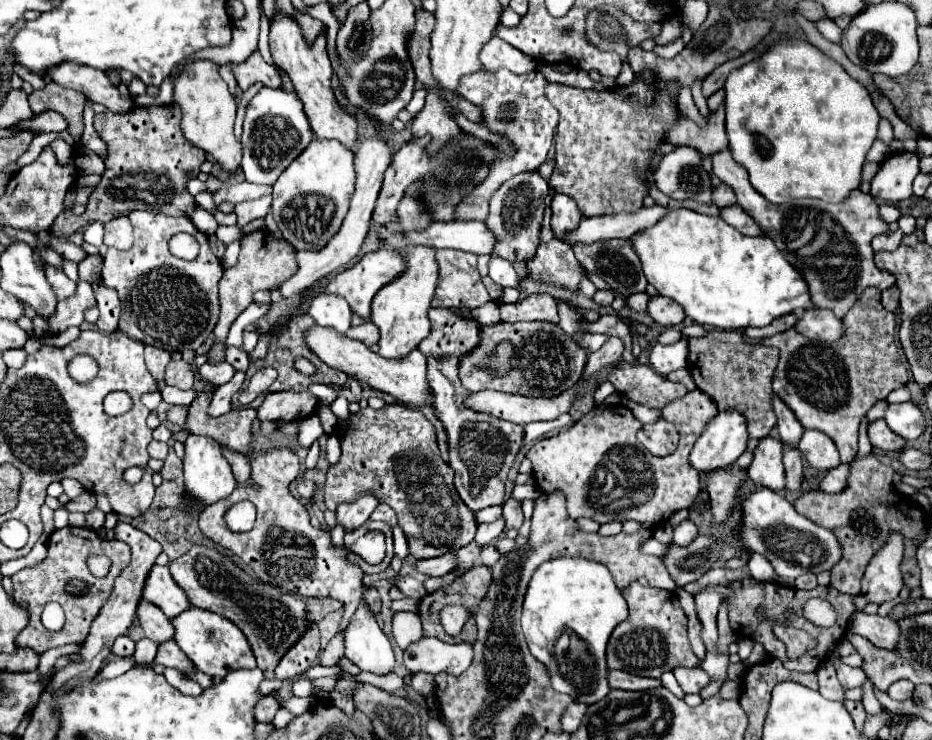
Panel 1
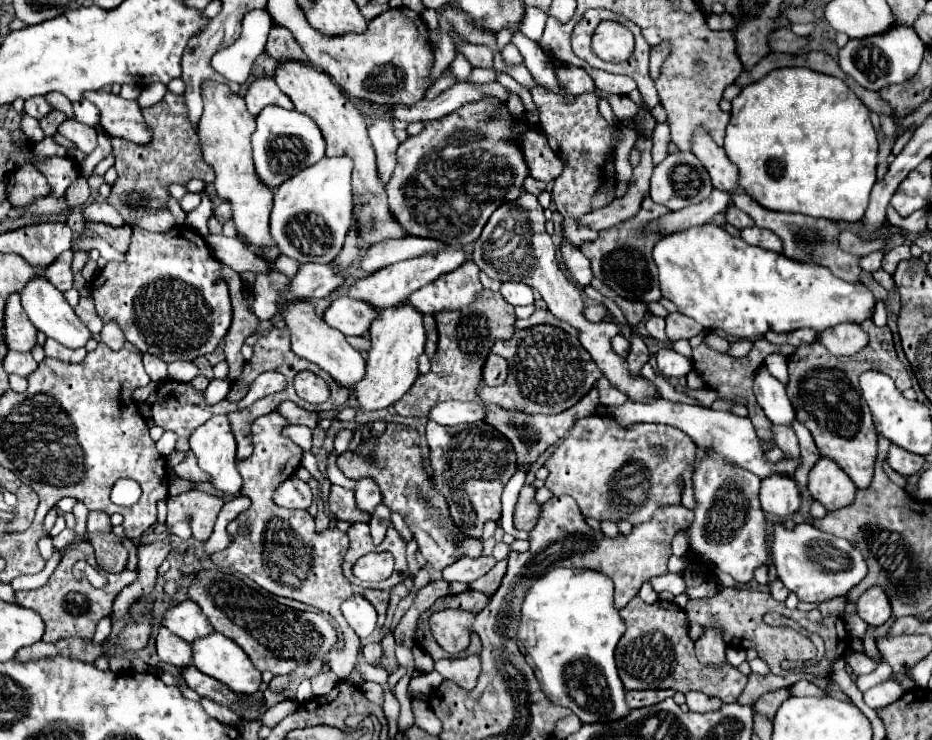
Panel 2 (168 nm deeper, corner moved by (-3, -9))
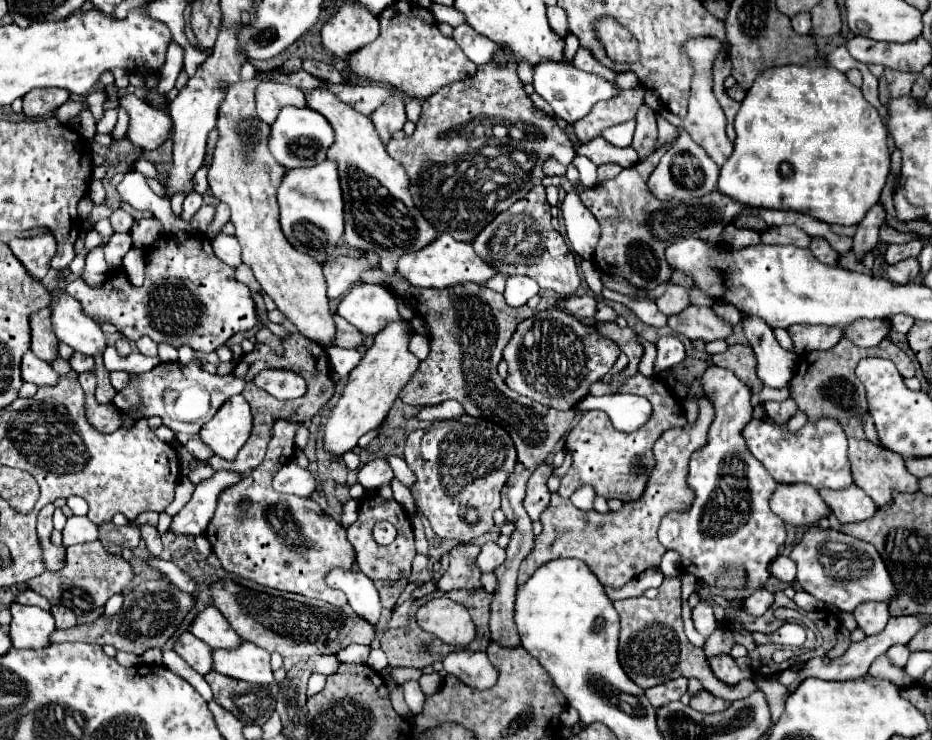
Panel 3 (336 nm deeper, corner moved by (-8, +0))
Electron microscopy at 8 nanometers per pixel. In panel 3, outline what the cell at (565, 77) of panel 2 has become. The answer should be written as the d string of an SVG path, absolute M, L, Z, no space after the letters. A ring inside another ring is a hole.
M579 48L575 58L573 58L573 66L583 70L583 72L593 72L593 74L599 74L601 78L607 78L607 80L615 80L615 72L609 70L607 66L603 66L601 62L597 62L597 58L593 56L593 52L589 48Z

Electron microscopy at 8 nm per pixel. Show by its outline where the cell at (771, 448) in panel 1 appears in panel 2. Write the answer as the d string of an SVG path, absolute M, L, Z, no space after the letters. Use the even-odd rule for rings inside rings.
M768 475L760 483L762 509L780 519L794 515L800 509L800 493L796 481L788 475Z

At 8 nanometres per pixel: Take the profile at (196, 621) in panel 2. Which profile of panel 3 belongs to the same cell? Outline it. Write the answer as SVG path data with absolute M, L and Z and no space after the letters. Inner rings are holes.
M215 606L205 608L195 618L195 622L191 624L189 630L199 640L203 640L207 646L211 646L213 650L233 650L243 642Z

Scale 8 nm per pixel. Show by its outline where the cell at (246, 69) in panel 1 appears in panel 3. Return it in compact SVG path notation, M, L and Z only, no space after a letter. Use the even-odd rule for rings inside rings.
M261 82L255 90L255 98L257 98L257 114L269 126L275 122L283 106L297 106L297 108L307 106L305 94L299 88L277 82Z

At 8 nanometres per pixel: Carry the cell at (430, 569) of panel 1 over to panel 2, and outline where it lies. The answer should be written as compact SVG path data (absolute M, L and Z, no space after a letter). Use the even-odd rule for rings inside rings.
M462 557L456 563L448 565L446 569L442 569L442 579L444 581L462 581L462 583L472 583L478 577L486 575L492 567L494 567L496 559L494 557L478 557L478 559L470 559L470 557Z

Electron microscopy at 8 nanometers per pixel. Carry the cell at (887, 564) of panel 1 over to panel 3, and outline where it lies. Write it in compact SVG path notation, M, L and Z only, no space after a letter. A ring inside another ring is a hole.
M863 602L863 606L857 606L857 610L853 612L857 628L861 628L867 636L871 634L879 634L885 626L889 616L889 606L887 604L879 604L879 602Z

